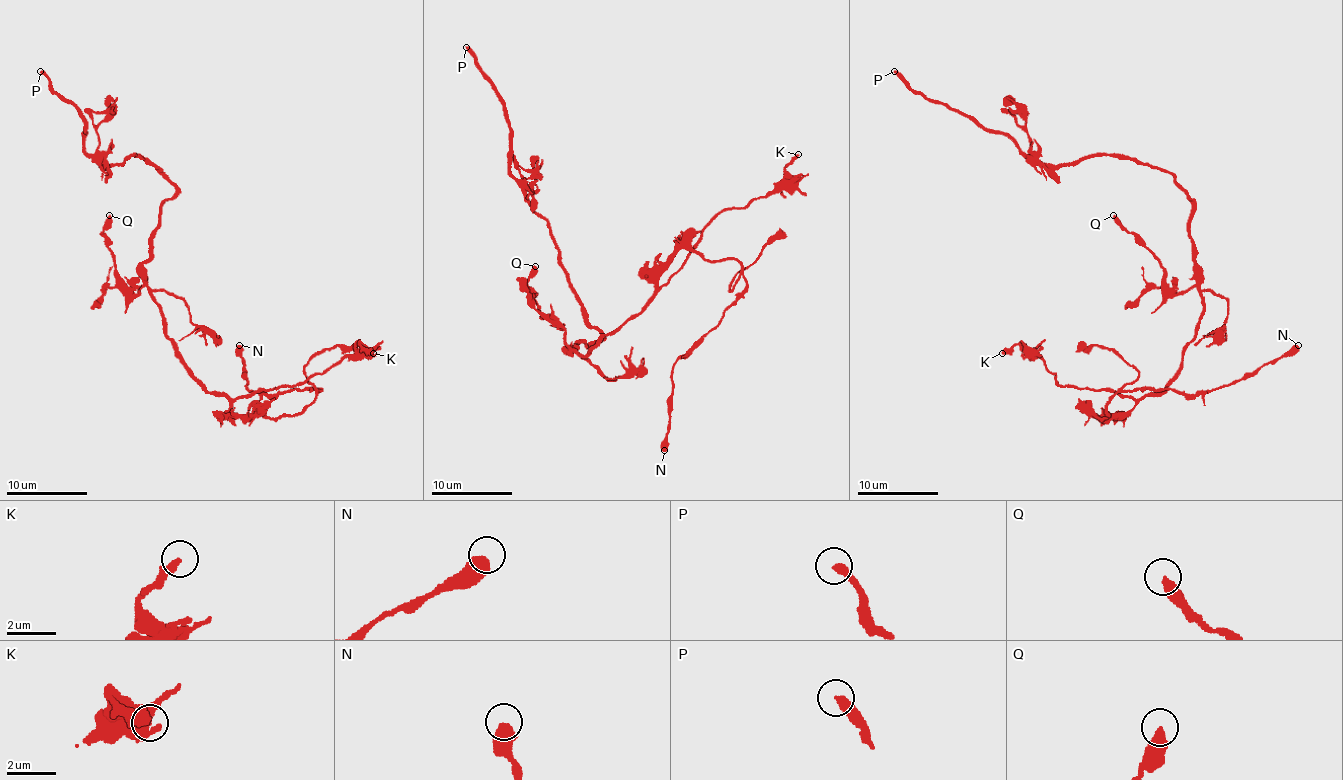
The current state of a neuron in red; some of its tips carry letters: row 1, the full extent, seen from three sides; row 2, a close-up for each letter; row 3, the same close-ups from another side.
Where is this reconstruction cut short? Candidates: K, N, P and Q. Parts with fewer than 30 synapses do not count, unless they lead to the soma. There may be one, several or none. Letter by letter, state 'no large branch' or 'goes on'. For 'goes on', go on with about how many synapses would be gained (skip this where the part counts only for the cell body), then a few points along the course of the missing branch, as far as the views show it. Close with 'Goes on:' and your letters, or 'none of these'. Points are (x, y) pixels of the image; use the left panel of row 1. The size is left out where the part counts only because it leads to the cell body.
K: no large branch
N: no large branch
P: goes on | 400 syn
Q: no large branch
Goes on: P

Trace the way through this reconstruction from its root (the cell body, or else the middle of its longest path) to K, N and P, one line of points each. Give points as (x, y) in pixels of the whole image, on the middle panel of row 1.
K: (583, 355), (644, 306), (681, 268), (701, 231), (719, 213), (741, 209), (754, 199), (766, 197), (798, 154)
N: (583, 355), (644, 306), (679, 250), (693, 247), (707, 260), (741, 266), (743, 294), (672, 367), (664, 450)
P: (583, 355), (569, 349), (602, 335), (587, 320), (549, 223), (508, 175), (508, 116), (494, 83), (466, 47)

